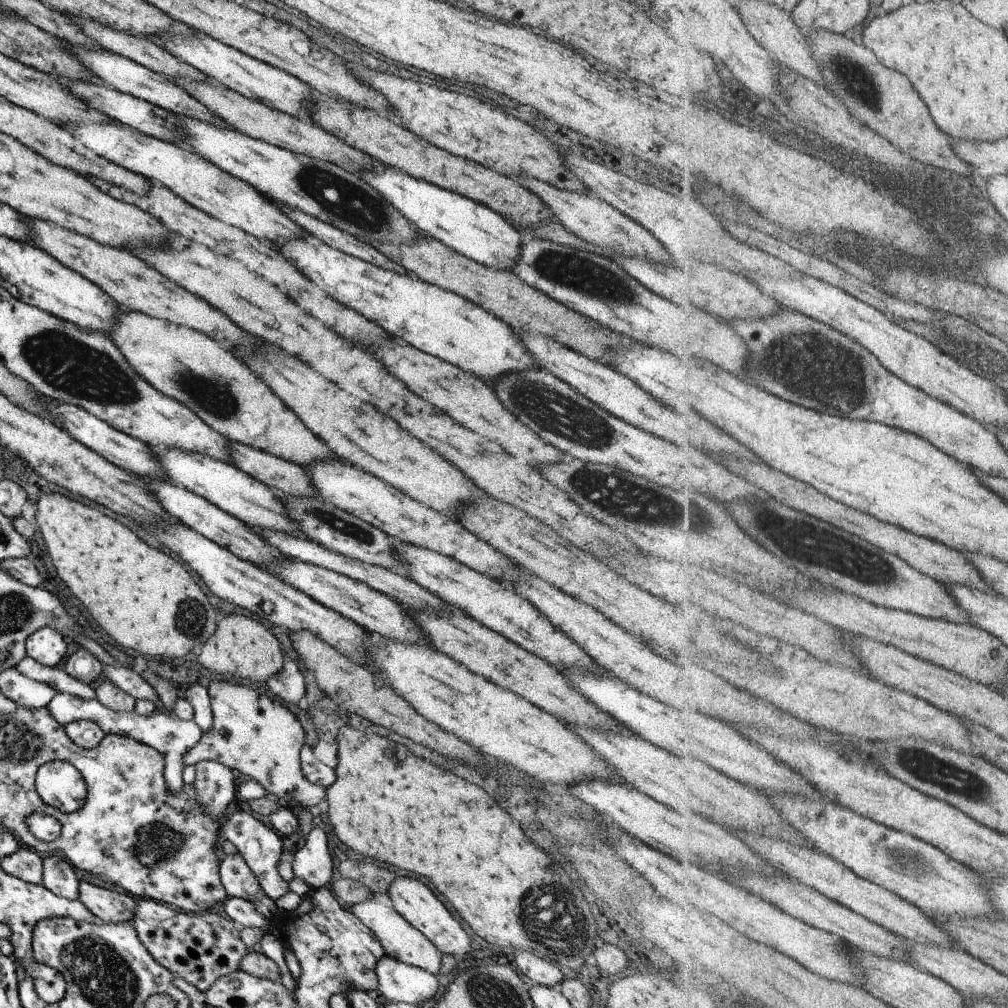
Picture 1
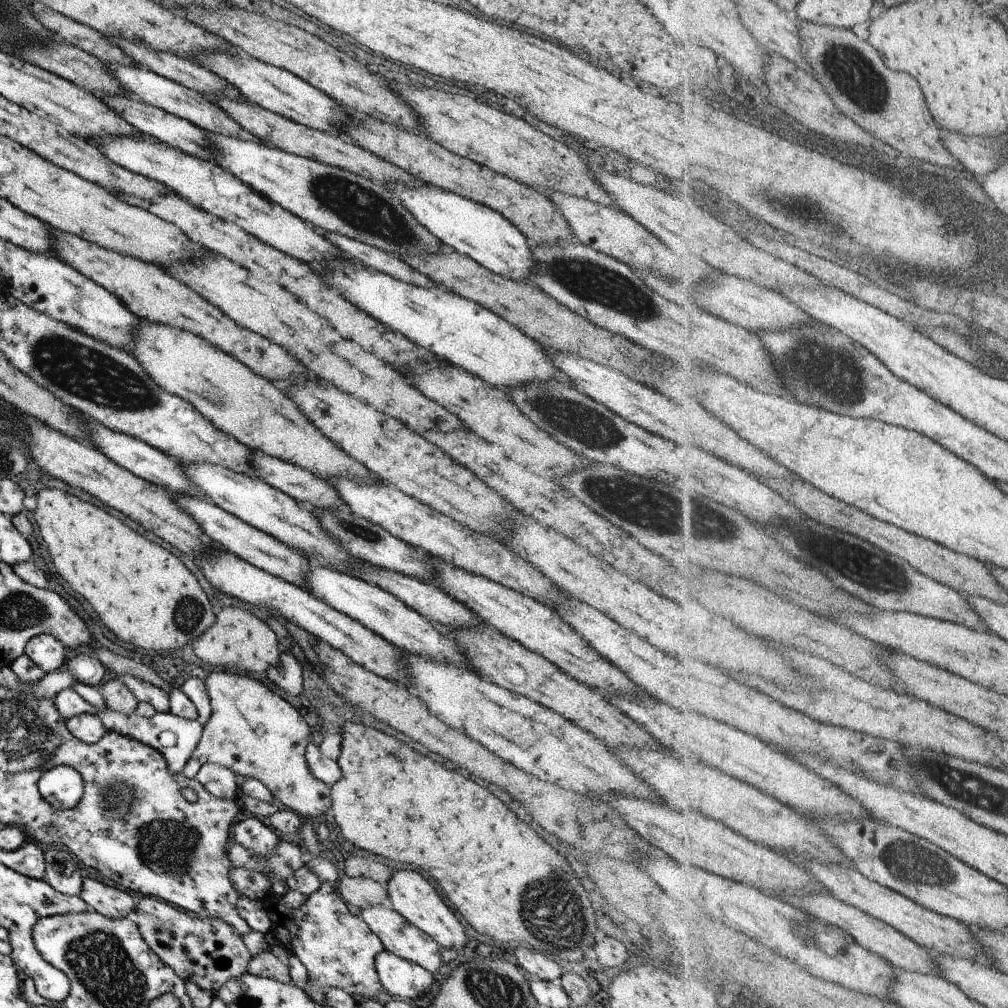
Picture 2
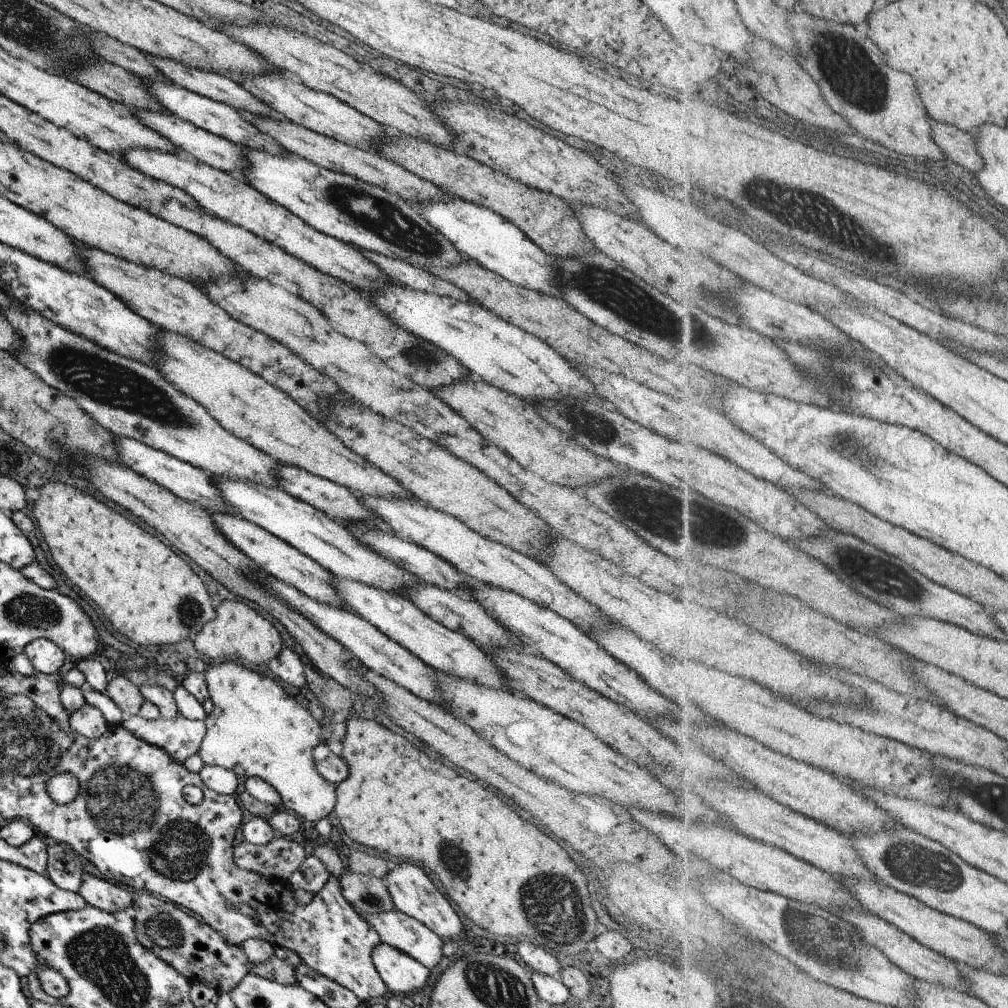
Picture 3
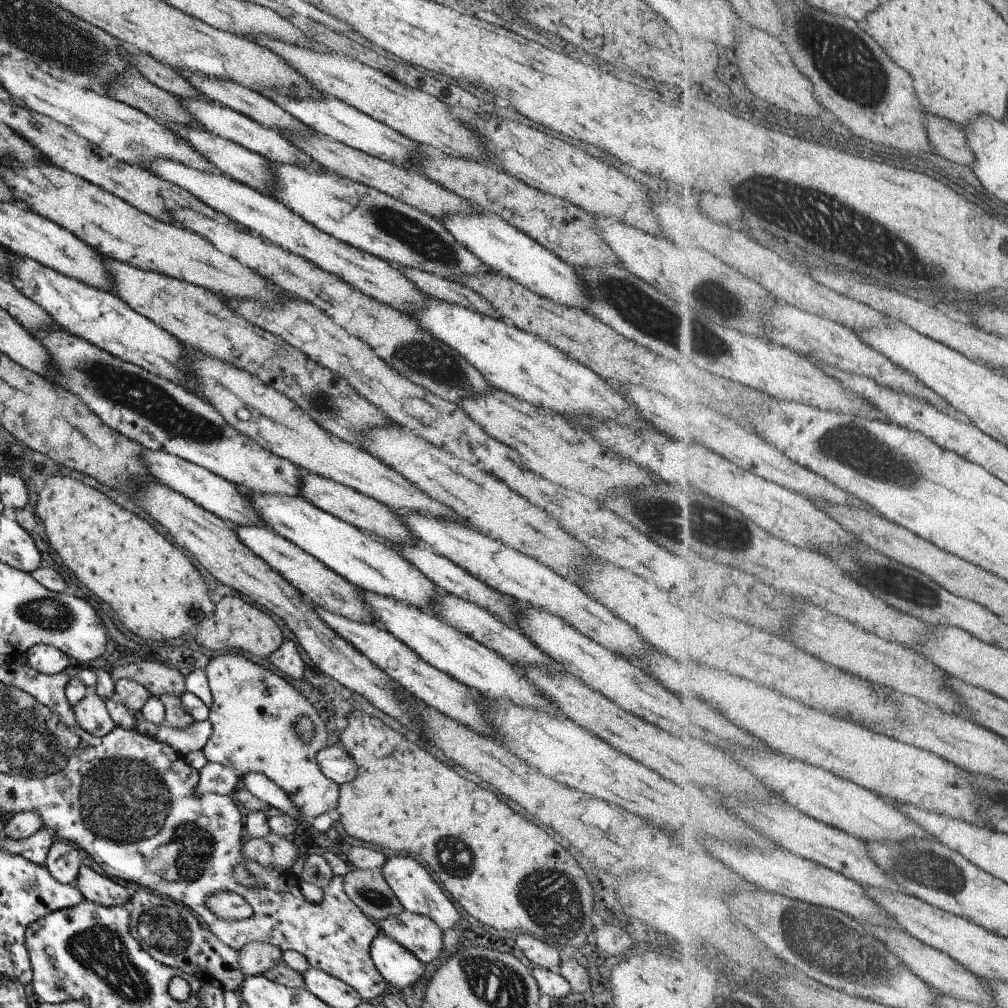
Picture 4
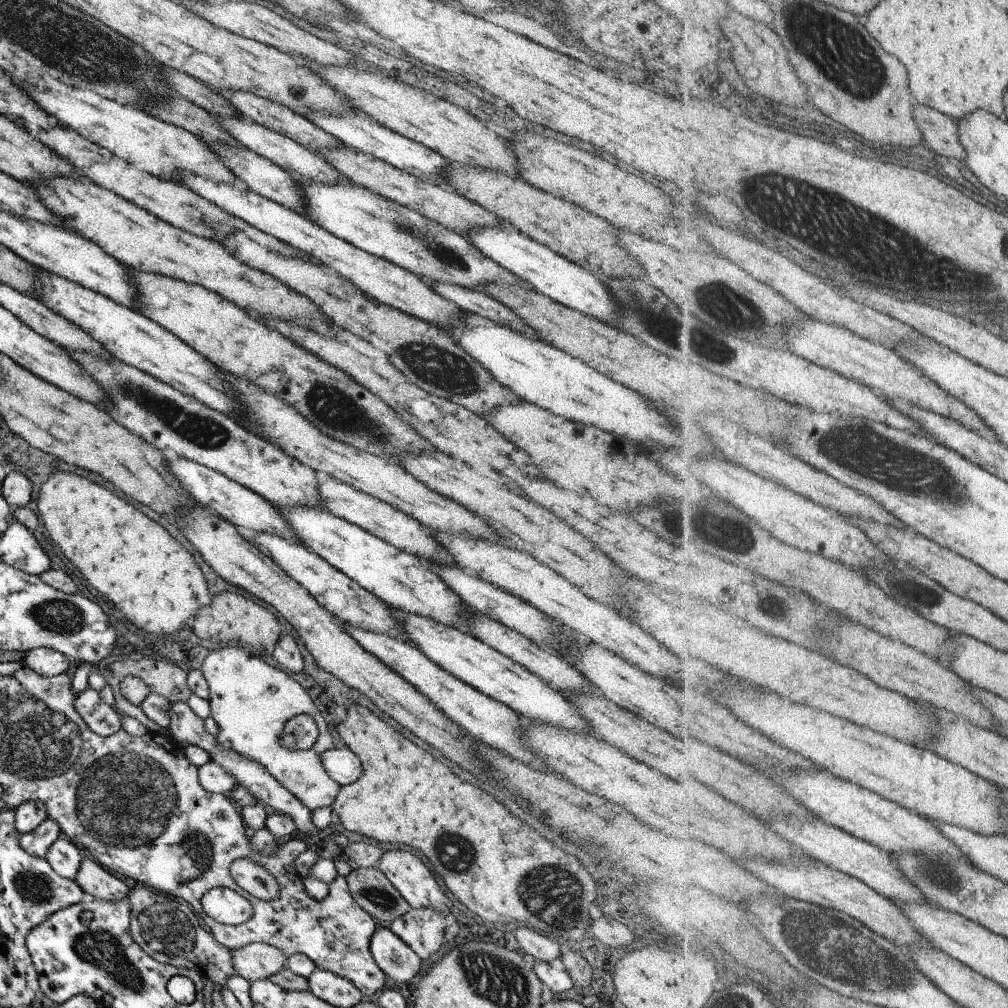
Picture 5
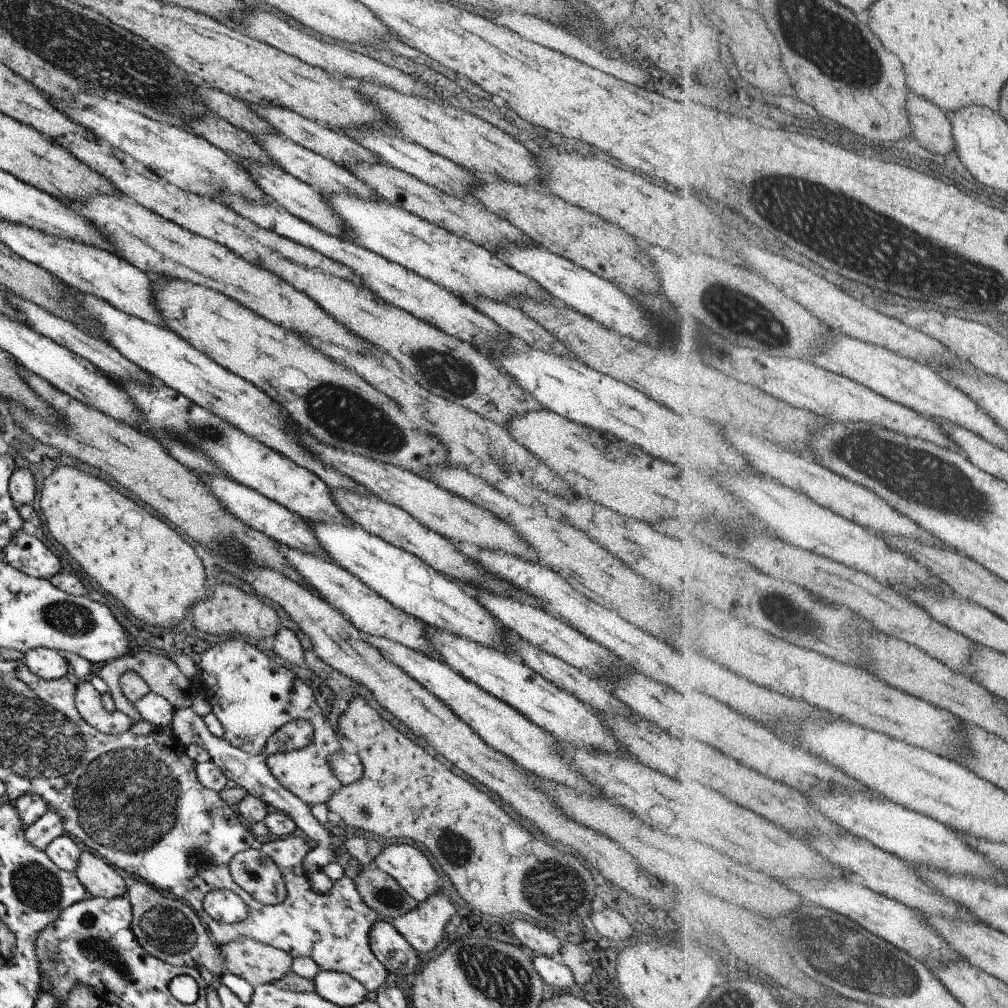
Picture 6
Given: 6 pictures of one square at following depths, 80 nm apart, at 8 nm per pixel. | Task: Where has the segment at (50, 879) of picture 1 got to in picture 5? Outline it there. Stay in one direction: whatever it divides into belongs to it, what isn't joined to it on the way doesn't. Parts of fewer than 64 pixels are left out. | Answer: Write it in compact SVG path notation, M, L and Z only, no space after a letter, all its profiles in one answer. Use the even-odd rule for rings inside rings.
M60 836L47 848L44 860L57 876L74 880L82 859L79 856L79 848Z

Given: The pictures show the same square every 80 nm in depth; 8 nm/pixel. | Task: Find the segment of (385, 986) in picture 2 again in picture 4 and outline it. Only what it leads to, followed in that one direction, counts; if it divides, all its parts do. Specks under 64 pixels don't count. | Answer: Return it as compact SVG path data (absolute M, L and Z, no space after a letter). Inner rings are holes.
M377 934L369 948L374 968L392 990L407 990L424 974L425 966L387 936Z

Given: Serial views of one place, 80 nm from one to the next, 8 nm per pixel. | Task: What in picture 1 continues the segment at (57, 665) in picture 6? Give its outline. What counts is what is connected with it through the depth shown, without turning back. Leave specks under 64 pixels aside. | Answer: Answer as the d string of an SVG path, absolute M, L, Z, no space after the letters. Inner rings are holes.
M43 627L25 639L24 649L26 655L35 662L53 668L62 664L70 652L69 646L62 632Z

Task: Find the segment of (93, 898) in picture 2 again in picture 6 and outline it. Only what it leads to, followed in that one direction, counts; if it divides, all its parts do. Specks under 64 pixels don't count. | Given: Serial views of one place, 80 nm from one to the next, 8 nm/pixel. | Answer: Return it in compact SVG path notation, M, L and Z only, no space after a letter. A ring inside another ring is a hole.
M85 850L79 854L74 876L91 897L113 899L125 896L126 887L121 876L105 861Z

